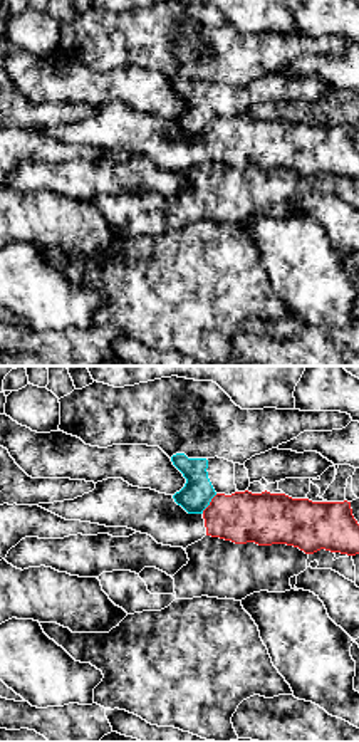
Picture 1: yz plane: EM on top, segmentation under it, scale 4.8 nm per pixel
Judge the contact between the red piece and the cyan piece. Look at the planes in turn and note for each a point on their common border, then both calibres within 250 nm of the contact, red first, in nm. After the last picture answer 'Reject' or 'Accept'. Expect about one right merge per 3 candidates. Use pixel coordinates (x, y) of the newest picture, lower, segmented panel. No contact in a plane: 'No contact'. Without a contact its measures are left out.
Touches red at (210, 504). Thickness 240 nm (red) against 150 nm

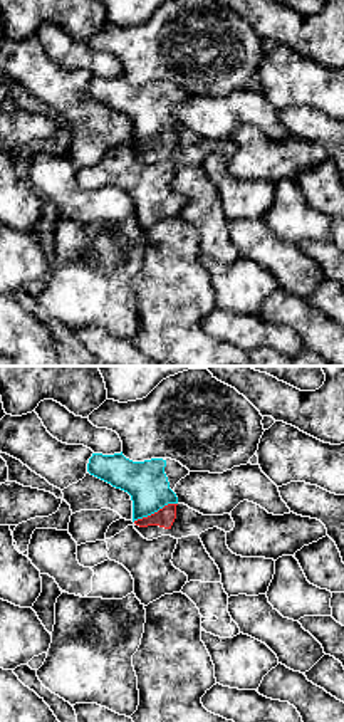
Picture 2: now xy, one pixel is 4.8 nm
Touches red at (155, 512). Thickness 90 nm (red) against 200 nm

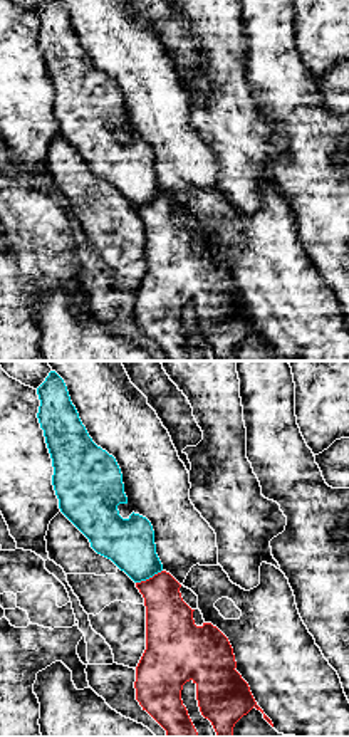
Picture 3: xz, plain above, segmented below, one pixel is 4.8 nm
Touches red at (150, 578). Thickness 240 nm (red) against 240 nm

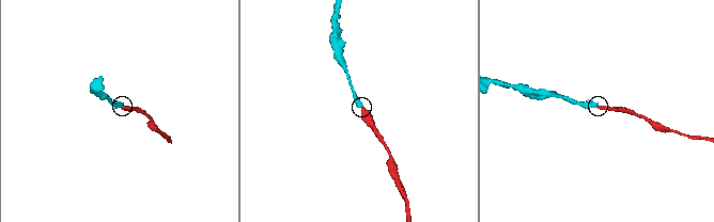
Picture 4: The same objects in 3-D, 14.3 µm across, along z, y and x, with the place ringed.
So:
Reject

